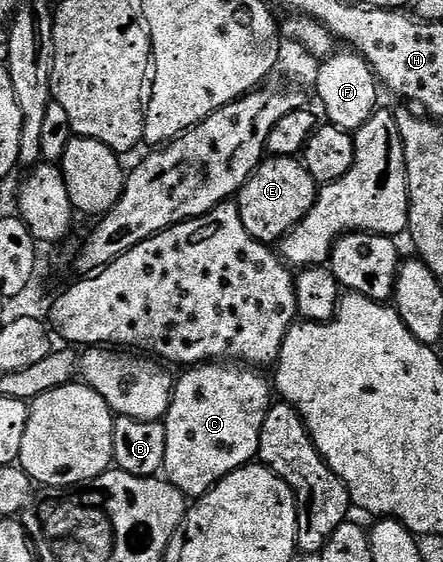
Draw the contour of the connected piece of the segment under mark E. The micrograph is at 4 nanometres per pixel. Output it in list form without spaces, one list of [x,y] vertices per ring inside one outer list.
[[[270,155],[263,158],[258,167],[246,178],[246,184],[236,196],[240,221],[244,221],[244,229],[259,243],[267,245],[277,244],[289,231],[312,209],[312,205],[318,196],[319,184],[308,173],[308,169],[302,163],[301,158],[291,157],[289,155]]]

